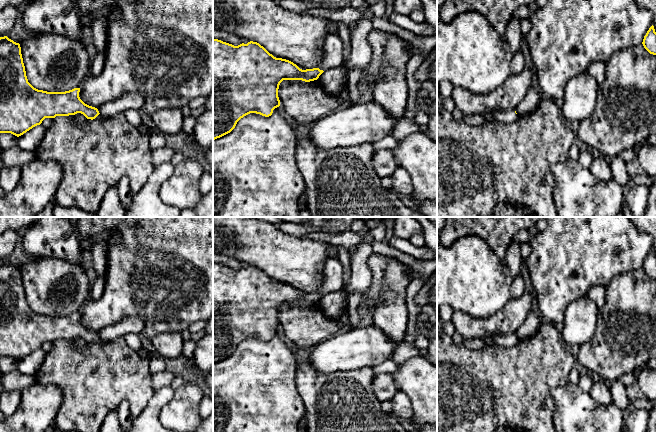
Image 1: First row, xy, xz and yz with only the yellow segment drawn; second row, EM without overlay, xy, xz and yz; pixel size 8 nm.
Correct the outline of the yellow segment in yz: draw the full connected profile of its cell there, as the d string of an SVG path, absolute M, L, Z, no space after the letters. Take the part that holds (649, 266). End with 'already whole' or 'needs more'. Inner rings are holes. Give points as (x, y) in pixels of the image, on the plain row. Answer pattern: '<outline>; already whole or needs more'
M653 249L644 260L642 268L650 278L656 279L656 256Z; already whole

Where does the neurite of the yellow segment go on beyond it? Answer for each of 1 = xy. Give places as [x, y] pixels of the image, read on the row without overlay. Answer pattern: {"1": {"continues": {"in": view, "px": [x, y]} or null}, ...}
{"1": {"continues": null}}

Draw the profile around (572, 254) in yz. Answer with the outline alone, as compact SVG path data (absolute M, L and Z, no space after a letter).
M545 217L546 228L531 236L530 246L532 248L530 256L524 261L523 267L527 270L528 284L534 298L534 308L539 312L544 320L551 321L554 324L563 322L563 312L567 306L574 300L587 295L588 290L593 286L606 287L610 281L620 275L640 269L643 266L649 252L653 249L653 240L651 236L643 230L636 227L628 217Z

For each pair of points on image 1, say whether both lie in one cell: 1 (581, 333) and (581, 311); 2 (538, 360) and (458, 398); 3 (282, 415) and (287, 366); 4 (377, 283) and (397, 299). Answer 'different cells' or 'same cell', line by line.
1: same cell
2: same cell
3: same cell
4: different cells

